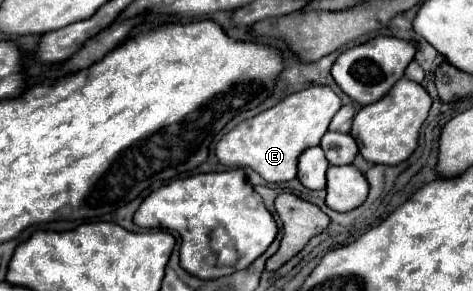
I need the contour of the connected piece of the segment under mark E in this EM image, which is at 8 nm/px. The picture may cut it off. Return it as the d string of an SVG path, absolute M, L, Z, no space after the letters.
M305 88L279 100L273 108L243 120L217 144L217 158L225 166L253 168L267 182L287 182L297 176L297 160L309 146L319 146L333 114L341 108L339 96L331 88Z

